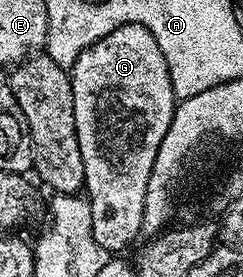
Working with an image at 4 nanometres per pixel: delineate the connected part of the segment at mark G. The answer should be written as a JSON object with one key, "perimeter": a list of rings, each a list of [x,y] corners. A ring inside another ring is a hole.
{"perimeter":[[[127,23],[95,40],[75,60],[69,76],[74,94],[75,132],[83,160],[84,190],[91,206],[92,233],[103,249],[115,252],[128,247],[141,235],[146,186],[178,101],[162,50],[158,49],[149,28],[140,23]]]}

